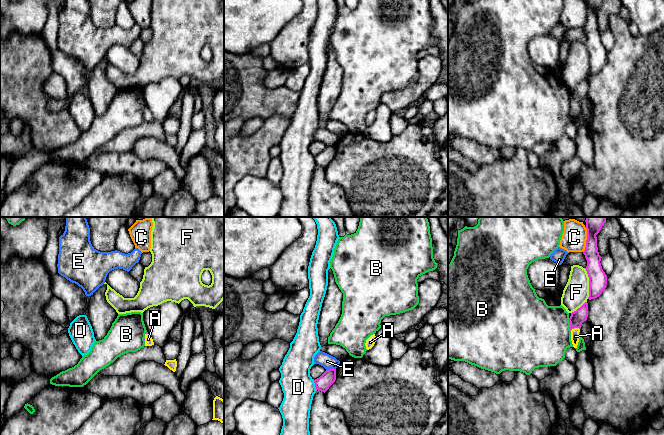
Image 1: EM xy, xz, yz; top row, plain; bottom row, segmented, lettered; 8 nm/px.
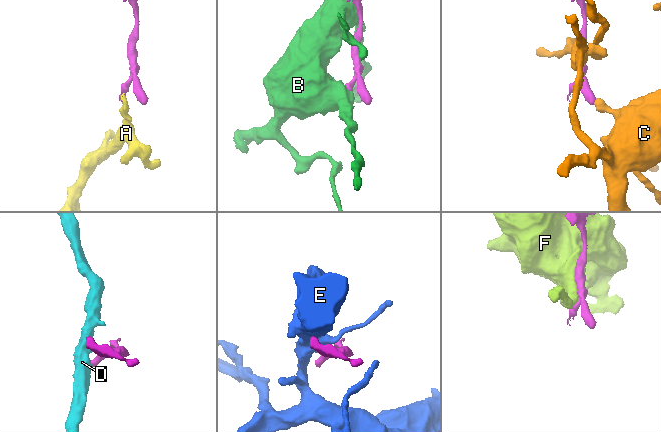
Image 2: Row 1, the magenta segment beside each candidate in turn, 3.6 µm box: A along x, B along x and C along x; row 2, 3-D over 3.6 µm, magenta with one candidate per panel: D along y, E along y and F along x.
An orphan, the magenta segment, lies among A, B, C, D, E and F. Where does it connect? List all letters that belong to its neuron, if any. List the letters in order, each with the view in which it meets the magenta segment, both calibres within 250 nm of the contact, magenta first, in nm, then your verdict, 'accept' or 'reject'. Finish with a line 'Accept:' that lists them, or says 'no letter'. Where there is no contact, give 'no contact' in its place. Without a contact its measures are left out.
A: meets magenta in yz; 120 nm thick on the magenta side, 70 nm on the other; accept
B: meets magenta in yz; 120 nm thick on the magenta side, 480 nm on the other; reject
C: meets magenta in yz; 130 nm thick on the magenta side, 200 nm on the other; reject
D: meets magenta in xz; 120 nm thick on the magenta side, 260 nm on the other; reject
E: meets magenta in xz; 120 nm thick on the magenta side, 110 nm on the other; reject
F: meets magenta in yz; 140 nm thick on the magenta side, 200 nm on the other; reject
Accept: A

